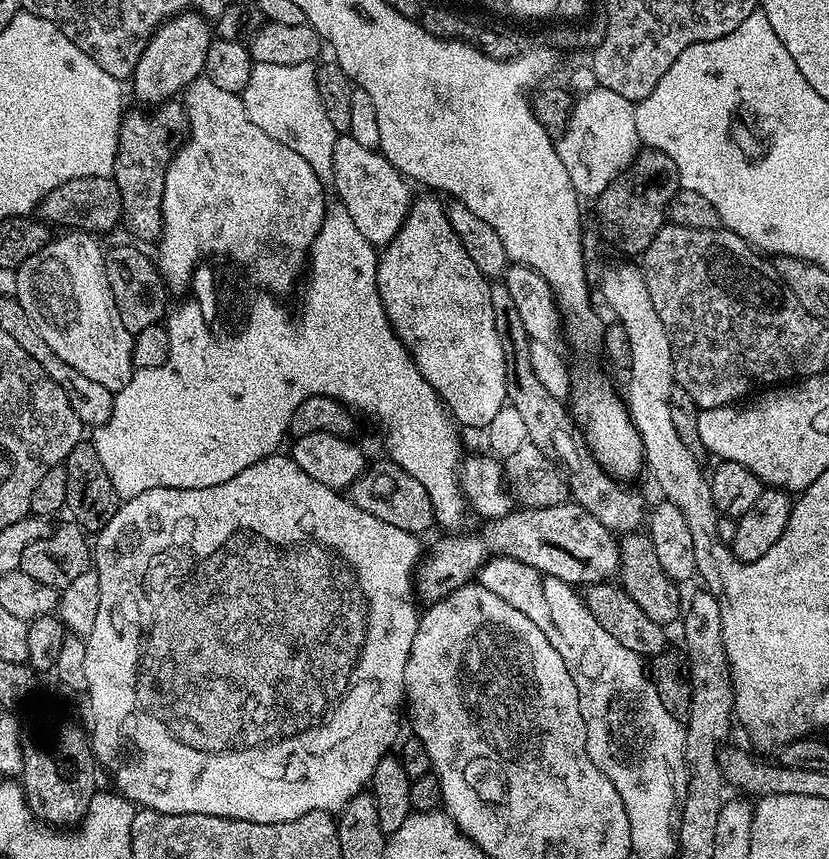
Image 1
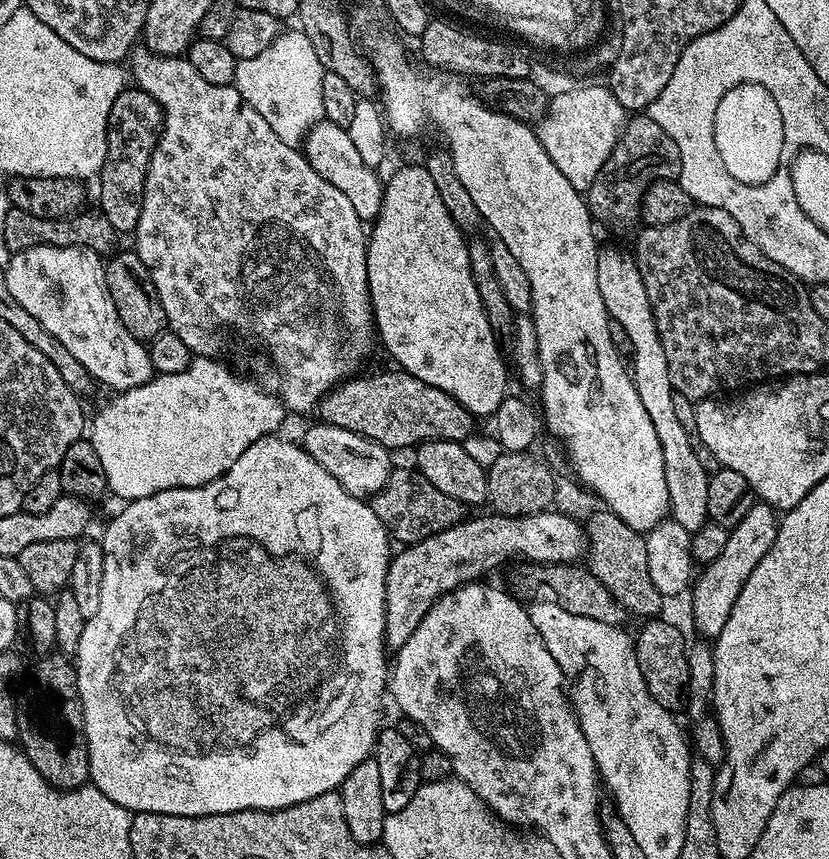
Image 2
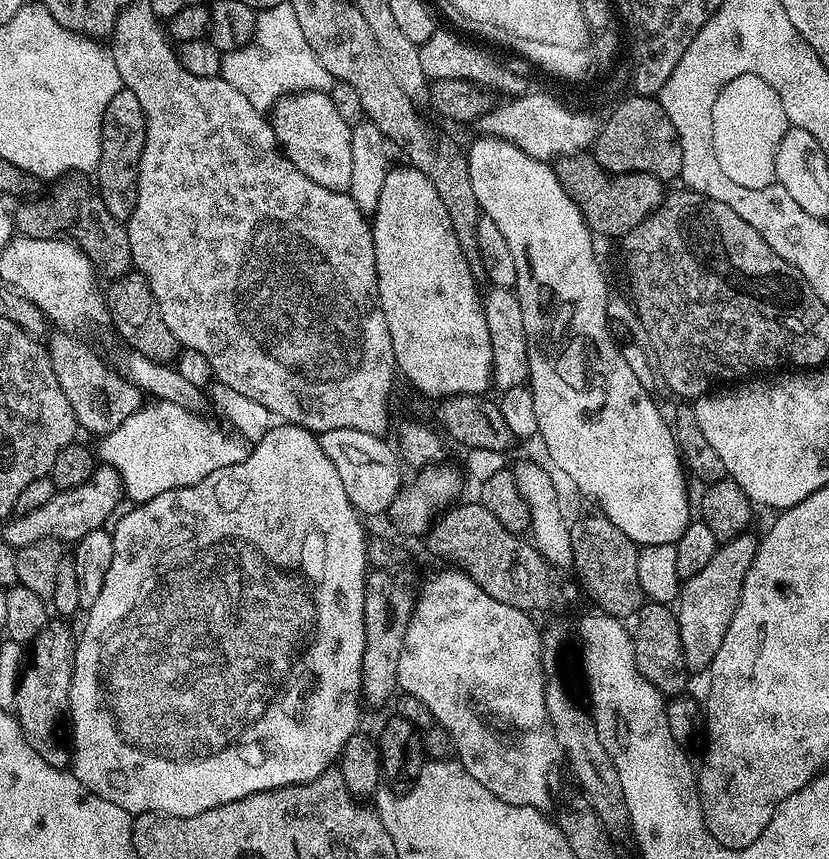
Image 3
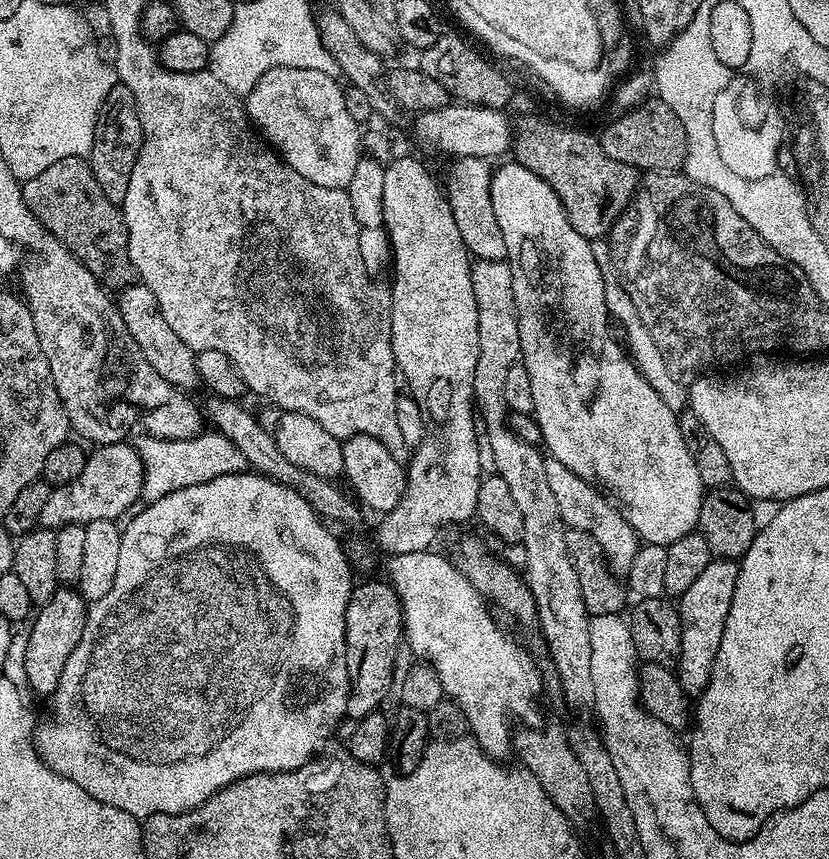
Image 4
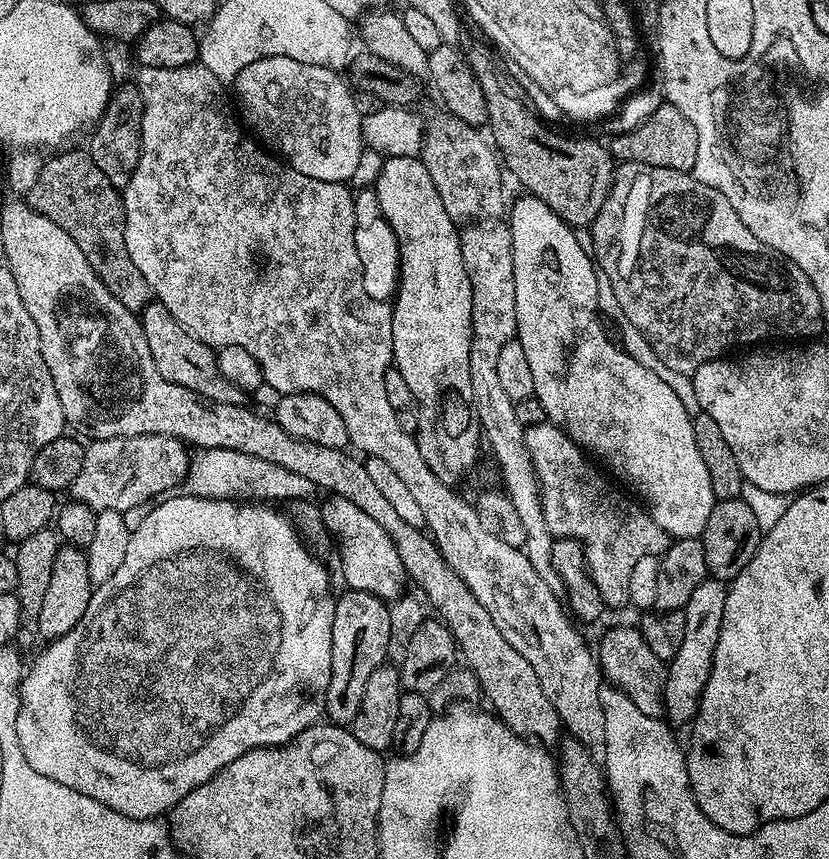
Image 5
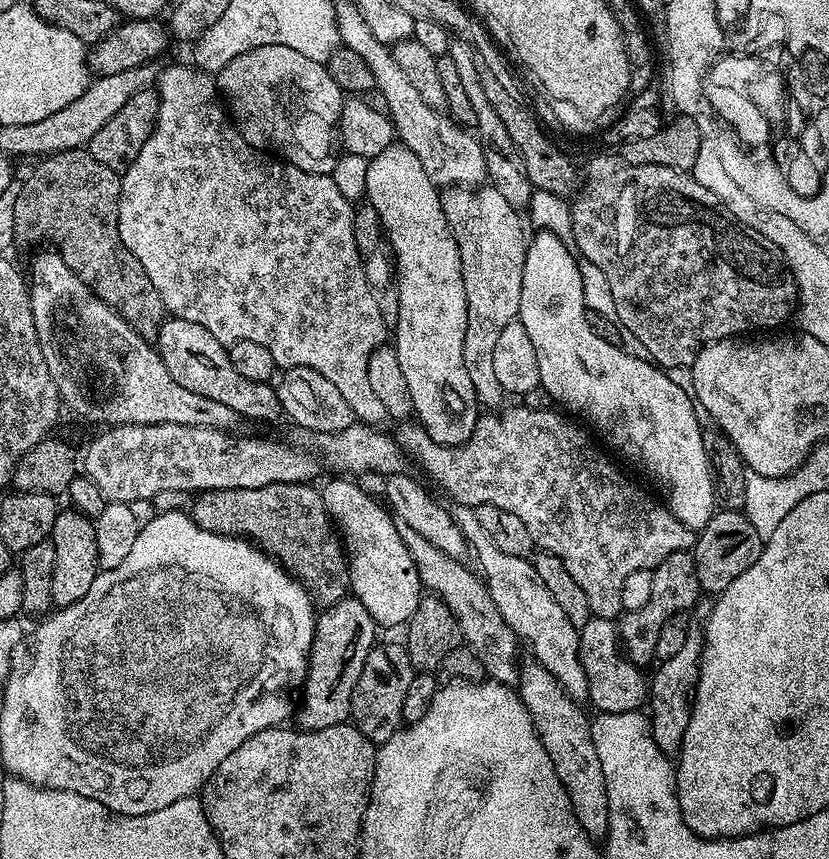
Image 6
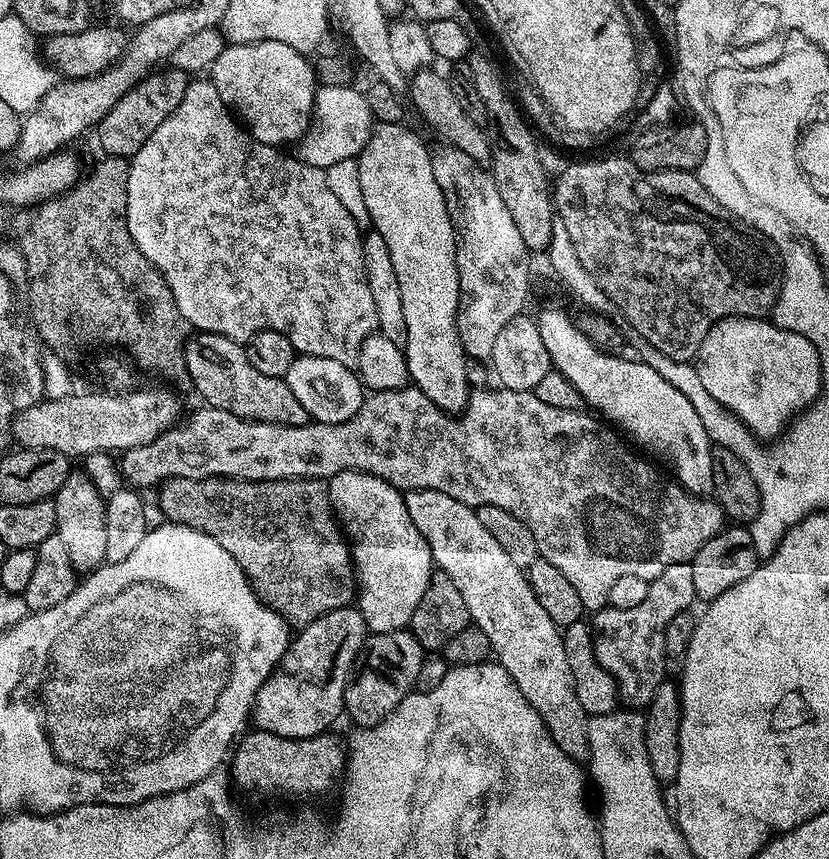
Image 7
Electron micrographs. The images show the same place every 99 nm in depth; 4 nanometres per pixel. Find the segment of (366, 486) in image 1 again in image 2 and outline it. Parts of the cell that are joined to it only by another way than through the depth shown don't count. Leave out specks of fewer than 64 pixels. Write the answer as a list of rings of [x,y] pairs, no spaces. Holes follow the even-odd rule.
[[[397,467],[388,479],[388,485],[370,500],[374,514],[378,514],[389,533],[395,539],[397,536],[401,540],[399,543],[404,546],[417,544],[419,540],[426,540],[447,528],[452,528],[466,516],[465,505],[450,498],[450,494],[442,494],[442,490],[438,490],[438,486],[431,484],[425,476],[412,472]]]

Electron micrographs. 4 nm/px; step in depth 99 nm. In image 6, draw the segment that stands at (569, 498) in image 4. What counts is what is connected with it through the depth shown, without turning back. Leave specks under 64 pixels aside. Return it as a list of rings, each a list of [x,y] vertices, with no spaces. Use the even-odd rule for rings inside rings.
[[[523,406],[507,408],[495,414],[481,415],[474,426],[474,434],[455,448],[434,442],[416,422],[401,423],[396,440],[401,450],[450,499],[457,500],[457,505],[476,509],[483,504],[493,504],[522,518],[526,530],[530,530],[533,545],[541,552],[562,558],[562,566],[570,570],[574,582],[578,582],[580,589],[586,593],[586,603],[590,605],[592,615],[616,620],[622,612],[622,582],[626,582],[629,574],[634,574],[634,570],[655,569],[672,552],[689,551],[696,543],[697,533],[678,522],[678,518],[674,518],[672,511],[659,499],[651,500],[598,449],[591,448],[588,436],[583,432],[585,429],[567,415],[556,410],[534,410]]]

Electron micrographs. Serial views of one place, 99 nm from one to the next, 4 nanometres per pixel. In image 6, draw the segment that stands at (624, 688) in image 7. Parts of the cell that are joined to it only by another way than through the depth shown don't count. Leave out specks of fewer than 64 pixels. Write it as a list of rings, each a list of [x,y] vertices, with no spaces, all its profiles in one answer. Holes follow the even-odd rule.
[[[689,551],[672,552],[669,558],[664,558],[659,566],[653,569],[652,577],[653,593],[650,594],[649,601],[639,610],[623,613],[618,622],[625,655],[641,668],[647,667],[647,663],[655,659],[659,631],[666,620],[676,613],[688,612],[701,595],[696,563]]]

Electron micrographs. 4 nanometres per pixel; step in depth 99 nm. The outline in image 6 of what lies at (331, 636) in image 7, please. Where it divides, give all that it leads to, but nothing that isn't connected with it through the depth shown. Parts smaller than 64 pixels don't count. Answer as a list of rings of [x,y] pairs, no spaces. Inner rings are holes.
[[[345,598],[327,605],[316,617],[312,649],[308,655],[308,673],[302,685],[304,701],[299,701],[294,720],[303,731],[326,730],[326,726],[343,724],[352,714],[354,686],[366,666],[366,654],[378,643],[378,625],[362,602]]]

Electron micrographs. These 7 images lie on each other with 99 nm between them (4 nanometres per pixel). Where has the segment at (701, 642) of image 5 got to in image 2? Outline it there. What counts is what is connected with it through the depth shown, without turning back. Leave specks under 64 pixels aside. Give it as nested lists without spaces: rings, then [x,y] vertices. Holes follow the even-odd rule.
[[[763,502],[753,503],[751,510],[729,531],[726,538],[726,546],[722,549],[722,554],[718,558],[706,565],[703,565],[700,576],[695,577],[694,583],[690,588],[692,596],[692,620],[696,623],[696,628],[704,636],[715,638],[722,634],[722,626],[730,618],[734,610],[734,602],[738,594],[742,594],[742,586],[746,578],[762,562],[762,558],[774,546],[776,529],[778,527],[778,512],[772,505]]]

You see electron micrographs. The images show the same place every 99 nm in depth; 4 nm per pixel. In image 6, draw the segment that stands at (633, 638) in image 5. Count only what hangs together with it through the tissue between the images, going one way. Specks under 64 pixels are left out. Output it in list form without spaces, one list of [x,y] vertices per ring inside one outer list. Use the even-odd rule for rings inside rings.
[[[593,616],[578,631],[580,633],[580,661],[588,683],[587,703],[593,704],[597,713],[622,714],[641,711],[648,698],[650,680],[647,675],[643,676],[642,668],[629,660],[622,651],[617,621]]]

